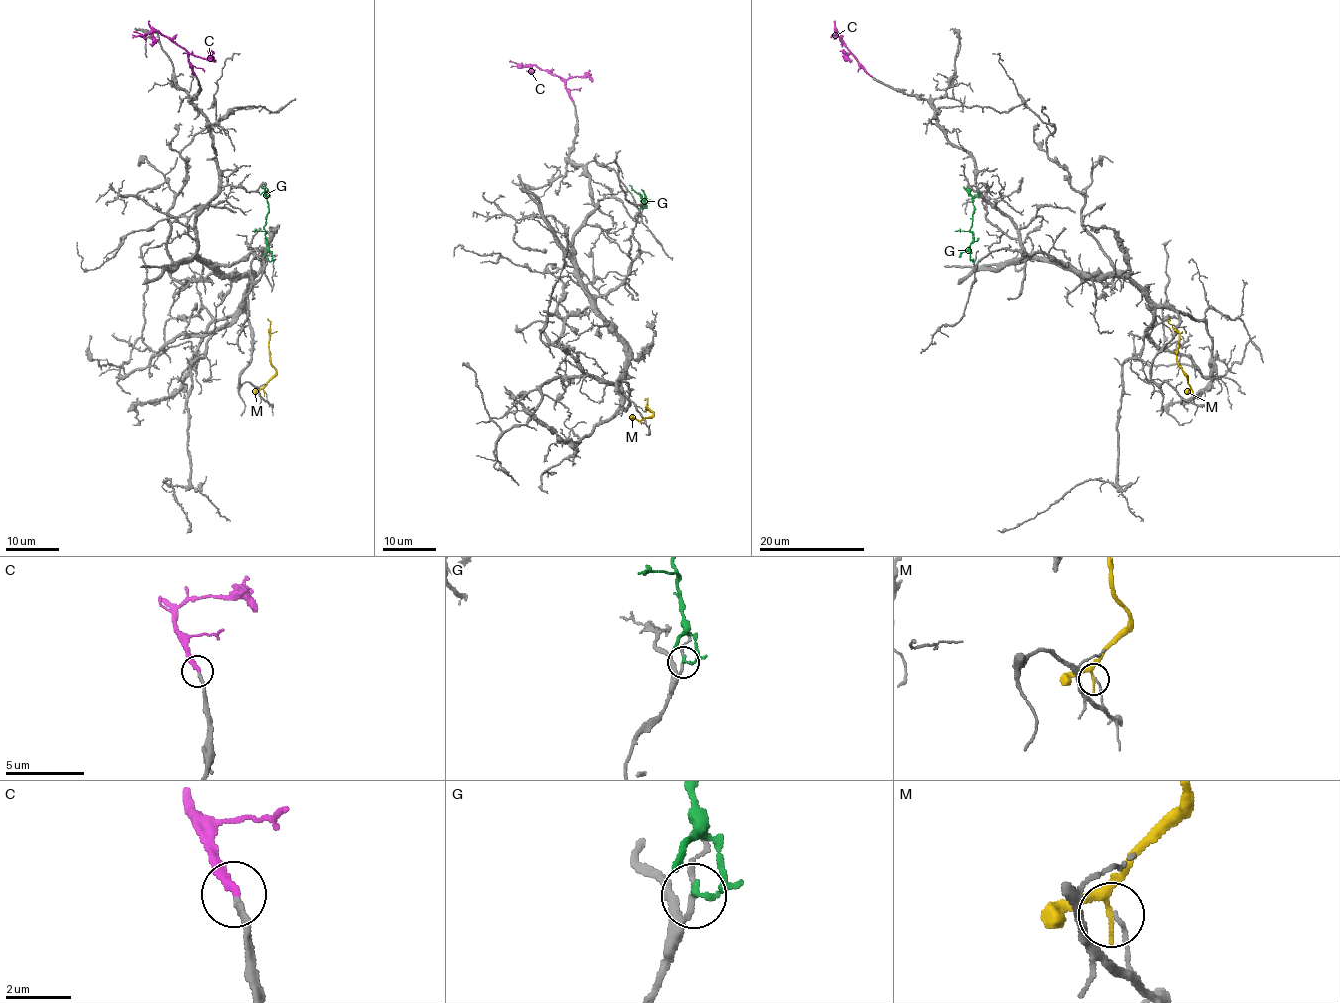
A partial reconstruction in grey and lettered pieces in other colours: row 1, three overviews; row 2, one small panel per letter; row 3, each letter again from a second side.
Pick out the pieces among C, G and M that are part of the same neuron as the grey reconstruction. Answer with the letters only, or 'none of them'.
C

